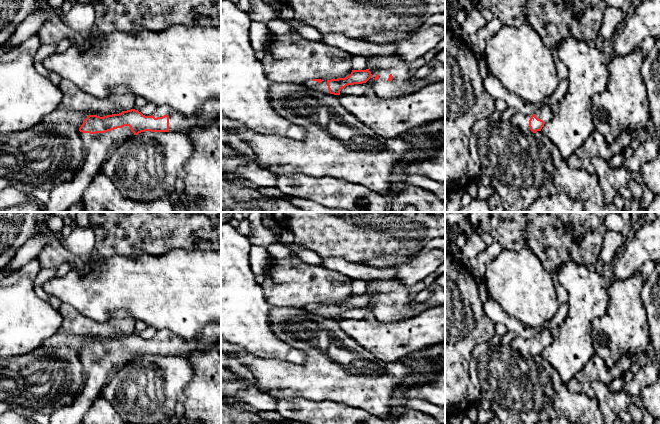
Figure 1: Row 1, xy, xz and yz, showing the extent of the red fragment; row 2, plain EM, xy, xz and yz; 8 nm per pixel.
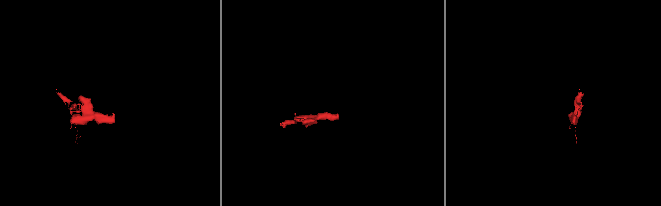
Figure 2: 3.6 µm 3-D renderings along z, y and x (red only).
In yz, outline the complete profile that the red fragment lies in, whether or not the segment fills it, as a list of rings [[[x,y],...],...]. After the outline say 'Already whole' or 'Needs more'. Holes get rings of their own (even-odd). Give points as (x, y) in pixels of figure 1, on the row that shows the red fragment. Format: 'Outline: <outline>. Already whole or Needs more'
Outline: [[[542,104],[542,107],[531,116],[529,120],[529,127],[533,133],[541,131],[545,123],[551,121],[554,113],[551,111],[549,105]]]. Needs more

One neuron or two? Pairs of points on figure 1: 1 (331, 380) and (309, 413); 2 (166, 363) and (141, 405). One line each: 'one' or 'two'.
1: two
2: one

